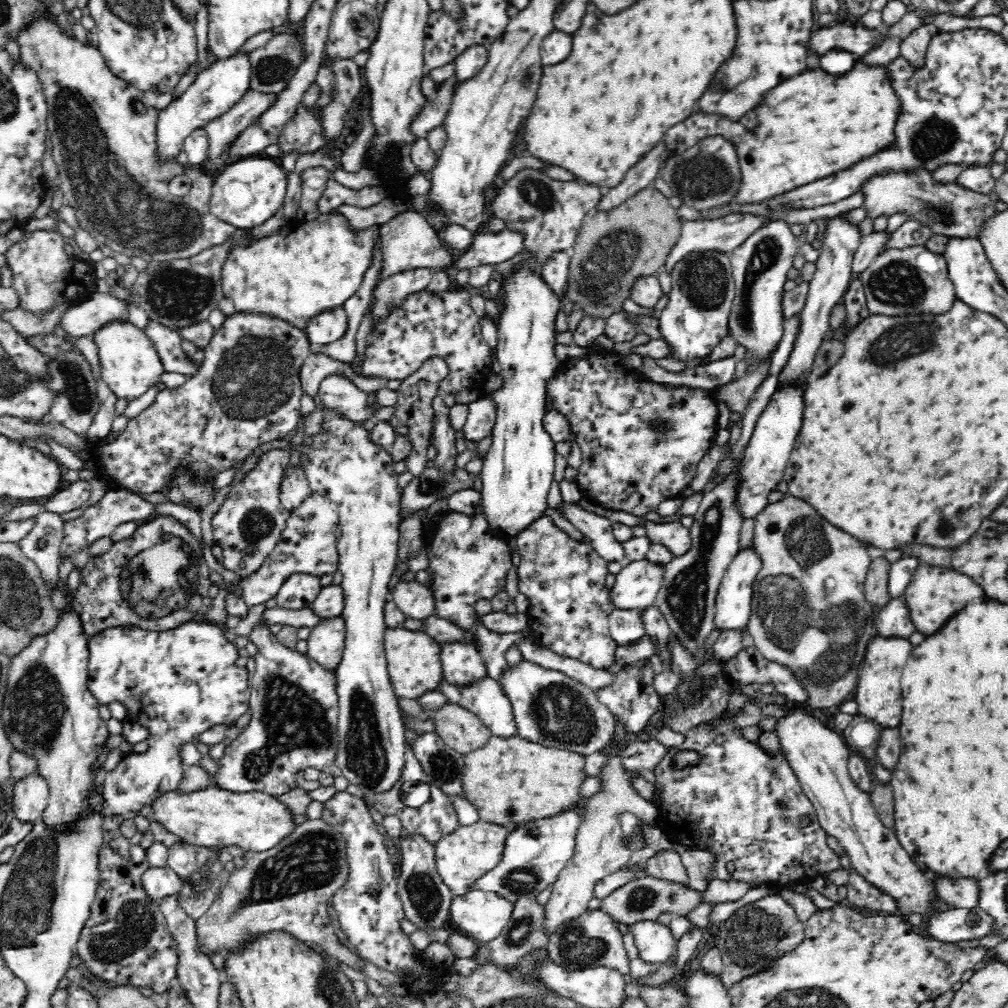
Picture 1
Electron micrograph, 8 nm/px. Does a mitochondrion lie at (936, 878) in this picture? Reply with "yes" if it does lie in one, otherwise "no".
no

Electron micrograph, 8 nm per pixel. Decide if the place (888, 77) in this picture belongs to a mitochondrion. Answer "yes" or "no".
no

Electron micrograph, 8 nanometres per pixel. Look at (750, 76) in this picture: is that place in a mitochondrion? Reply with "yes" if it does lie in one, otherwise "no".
yes

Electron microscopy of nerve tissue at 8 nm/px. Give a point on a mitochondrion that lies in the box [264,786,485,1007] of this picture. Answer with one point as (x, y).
(425, 896)

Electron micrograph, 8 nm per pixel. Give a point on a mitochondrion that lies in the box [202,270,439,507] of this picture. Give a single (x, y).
(256, 377)

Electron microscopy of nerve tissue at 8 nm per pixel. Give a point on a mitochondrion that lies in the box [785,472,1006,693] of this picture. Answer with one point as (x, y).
(952, 533)

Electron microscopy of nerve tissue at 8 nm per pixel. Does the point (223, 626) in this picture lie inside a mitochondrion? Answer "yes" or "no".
no

